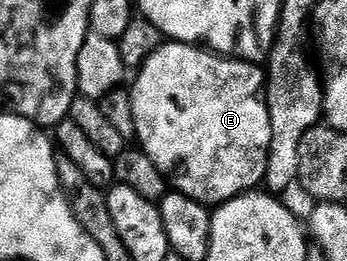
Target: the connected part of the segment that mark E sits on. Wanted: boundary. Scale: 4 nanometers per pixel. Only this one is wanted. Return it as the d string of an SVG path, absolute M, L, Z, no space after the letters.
M164 41L161 42L157 51L144 62L143 67L135 72L135 75L136 84L130 87L130 94L134 105L134 125L136 126L136 139L138 140L139 150L148 154L150 161L154 161L154 165L158 165L158 169L162 172L164 178L168 180L175 190L181 191L183 195L199 203L219 205L259 188L263 184L268 150L270 149L270 113L263 96L266 75L257 64L218 55L200 45Z

